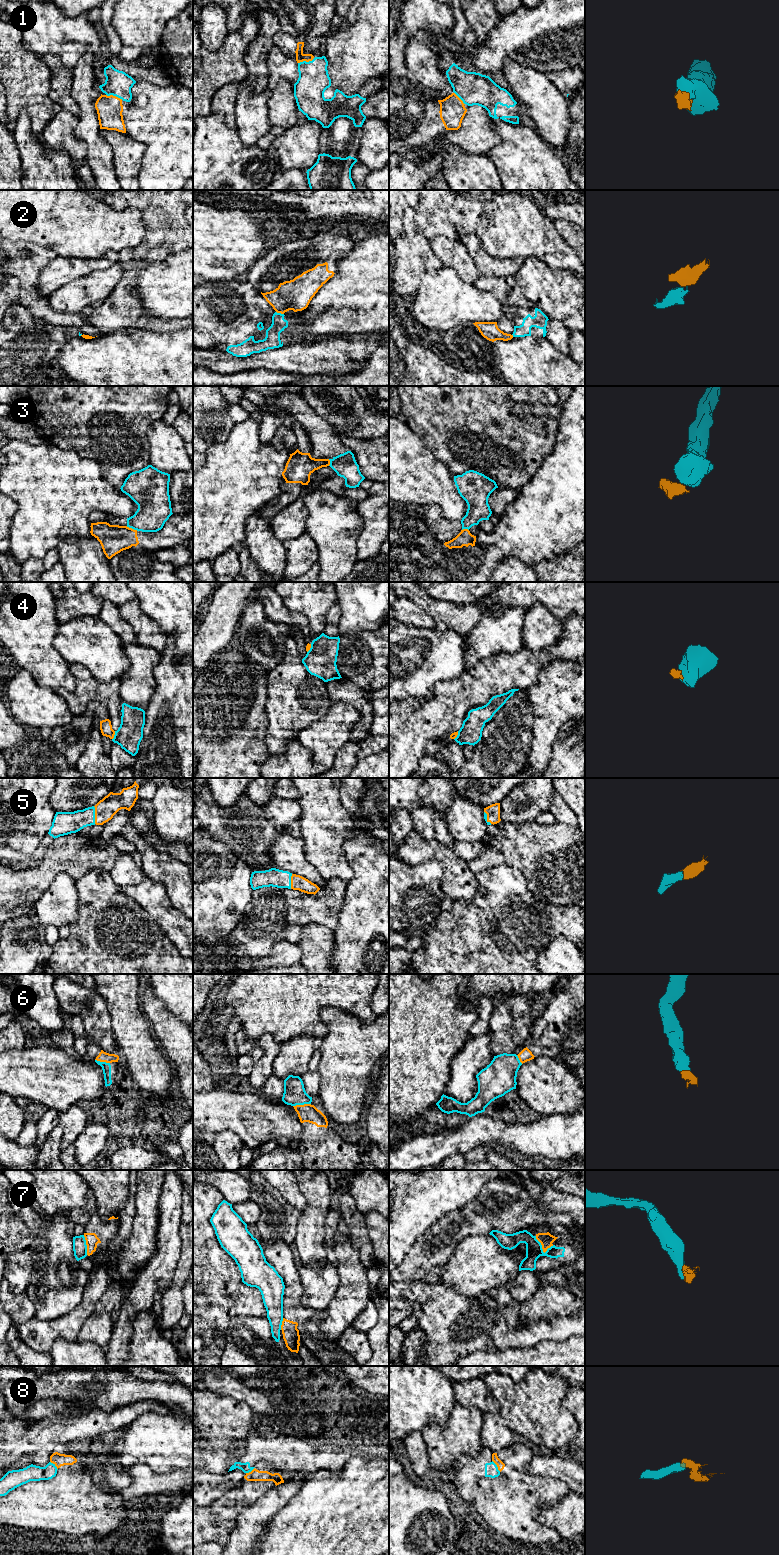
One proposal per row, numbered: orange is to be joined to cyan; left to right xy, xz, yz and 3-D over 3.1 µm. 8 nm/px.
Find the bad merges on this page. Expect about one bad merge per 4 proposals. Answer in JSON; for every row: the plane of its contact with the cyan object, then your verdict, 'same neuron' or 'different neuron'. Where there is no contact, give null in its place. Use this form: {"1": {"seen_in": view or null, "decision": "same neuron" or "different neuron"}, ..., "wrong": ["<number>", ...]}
{"1": {"seen_in": "xy", "decision": "same neuron"}, "2": {"seen_in": "xz", "decision": "different neuron"}, "3": {"seen_in": "xy", "decision": "different neuron"}, "4": {"seen_in": "xy", "decision": "same neuron"}, "5": {"seen_in": "xy", "decision": "same neuron"}, "6": {"seen_in": "xz", "decision": "same neuron"}, "7": {"seen_in": "yz", "decision": "different neuron"}, "8": {"seen_in": "yz", "decision": "different neuron"}, "wrong": ["2", "3", "7", "8"]}

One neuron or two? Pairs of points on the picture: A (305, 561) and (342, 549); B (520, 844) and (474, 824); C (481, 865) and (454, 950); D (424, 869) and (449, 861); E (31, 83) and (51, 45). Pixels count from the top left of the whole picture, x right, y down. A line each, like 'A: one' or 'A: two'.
A: two
B: two
C: two
D: two
E: two

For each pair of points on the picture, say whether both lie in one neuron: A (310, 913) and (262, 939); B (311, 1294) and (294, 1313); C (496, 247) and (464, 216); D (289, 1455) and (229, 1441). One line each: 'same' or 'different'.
A: same
B: different
C: different
D: different

